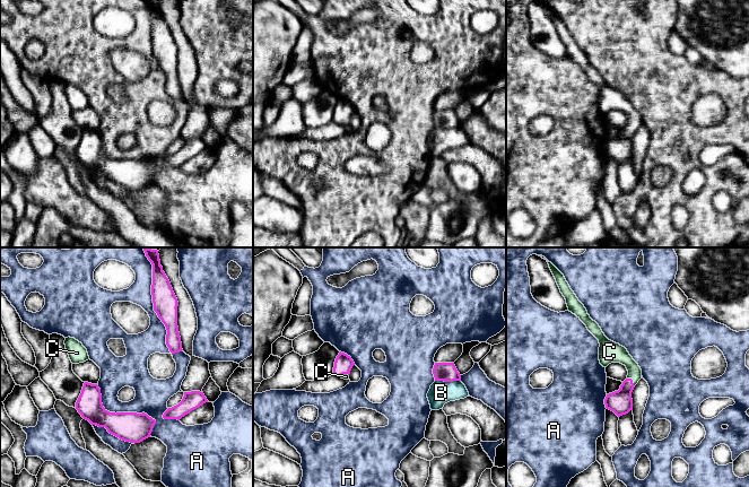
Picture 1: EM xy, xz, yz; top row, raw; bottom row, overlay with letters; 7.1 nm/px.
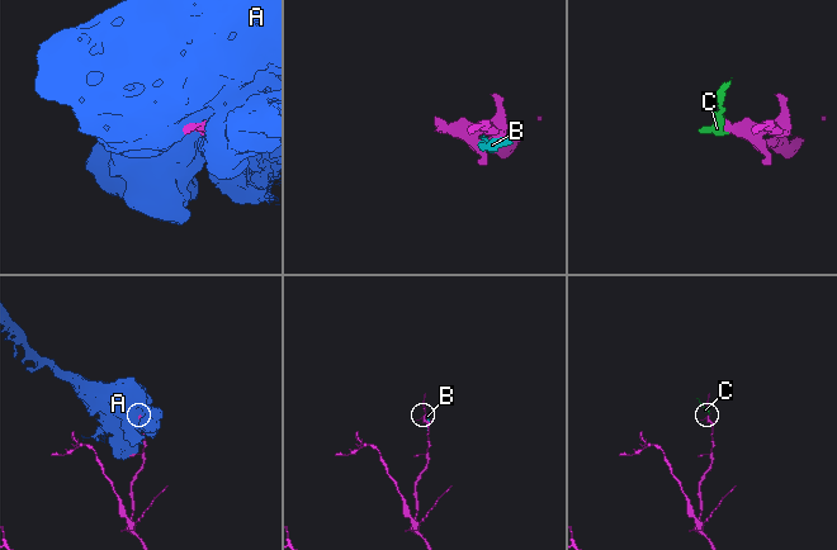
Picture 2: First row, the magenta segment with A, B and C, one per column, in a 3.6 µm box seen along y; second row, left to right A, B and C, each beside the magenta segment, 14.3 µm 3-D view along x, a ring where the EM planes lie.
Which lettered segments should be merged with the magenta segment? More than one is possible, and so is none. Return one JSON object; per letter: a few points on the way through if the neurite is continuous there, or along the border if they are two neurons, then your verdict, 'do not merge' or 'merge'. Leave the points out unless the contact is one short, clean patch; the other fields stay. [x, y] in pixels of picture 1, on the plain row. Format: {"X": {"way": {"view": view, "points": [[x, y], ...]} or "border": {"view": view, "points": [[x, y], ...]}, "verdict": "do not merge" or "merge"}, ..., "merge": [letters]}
{"A": {"verdict": "do not merge"}, "B": {"verdict": "do not merge"}, "C": {"way": {"view": "yz", "points": [[620, 149], [627, 132], [632, 128], [632, 113], [611, 99]]}, "verdict": "merge"}, "merge": ["C"]}

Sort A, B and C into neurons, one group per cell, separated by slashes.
A / B / C

